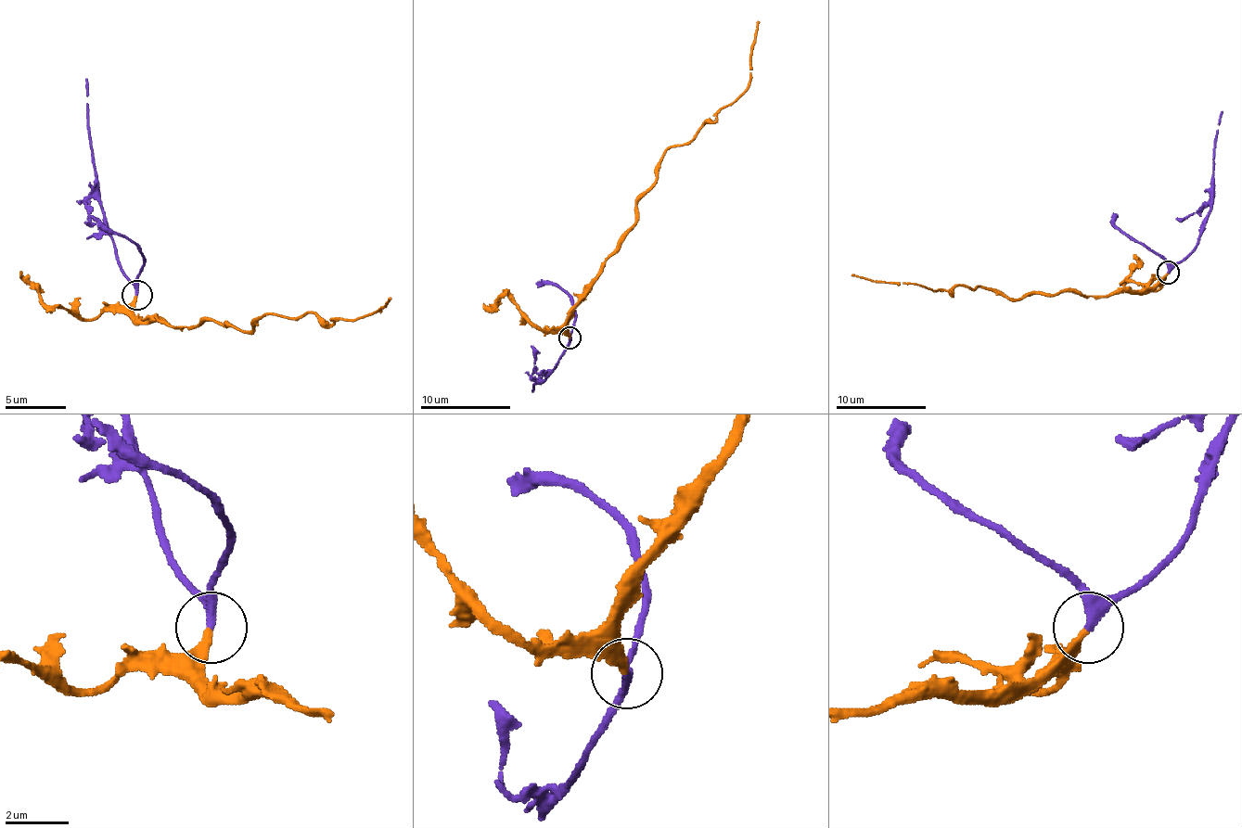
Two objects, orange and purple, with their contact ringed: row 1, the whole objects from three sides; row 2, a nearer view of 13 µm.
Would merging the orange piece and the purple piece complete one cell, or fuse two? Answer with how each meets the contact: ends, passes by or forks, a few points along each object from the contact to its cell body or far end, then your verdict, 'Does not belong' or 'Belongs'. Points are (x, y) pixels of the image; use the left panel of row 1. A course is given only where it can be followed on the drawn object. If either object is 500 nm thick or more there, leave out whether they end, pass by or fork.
At the ring orange ends. At the ring purple passes by. Course of orange: (137, 296), (134, 311), (140, 320), (183, 325), (204, 320), (243, 332), (267, 313), (355, 320), (389, 299). Course of purple: (137, 296), (119, 262), (101, 208), (86, 78). Belongs

